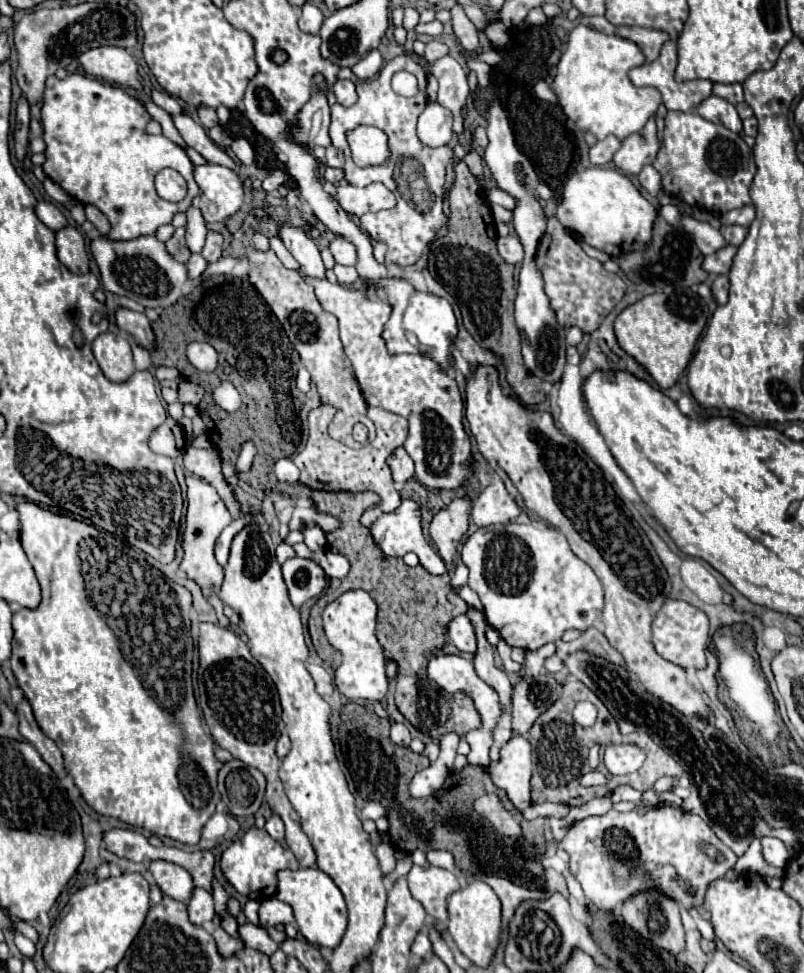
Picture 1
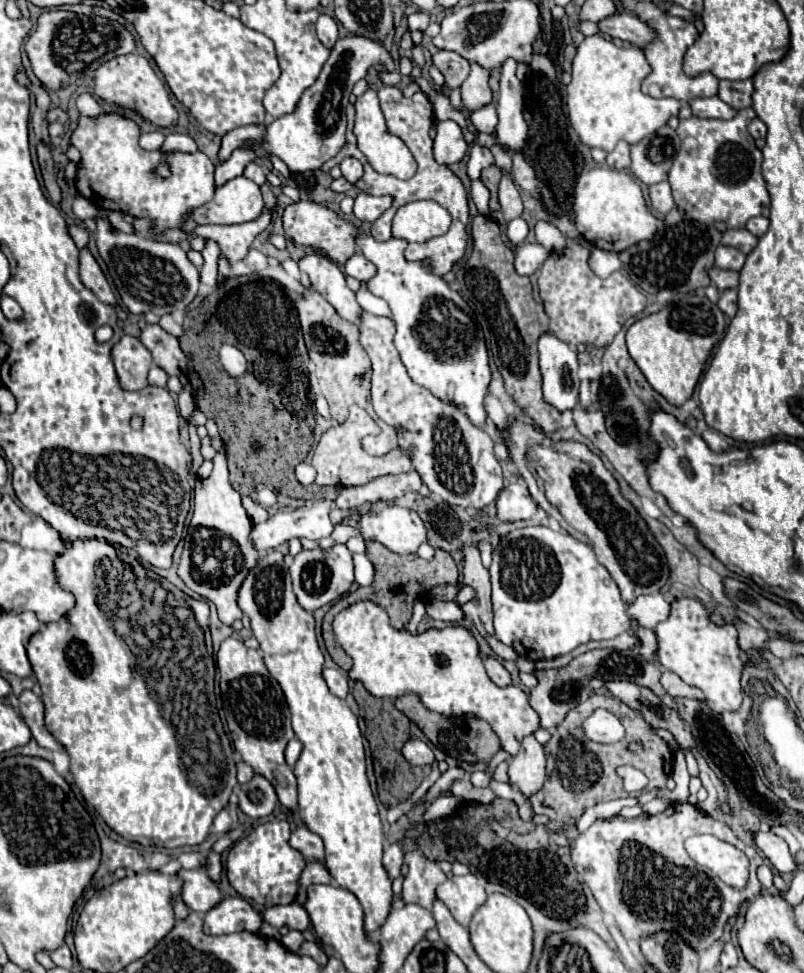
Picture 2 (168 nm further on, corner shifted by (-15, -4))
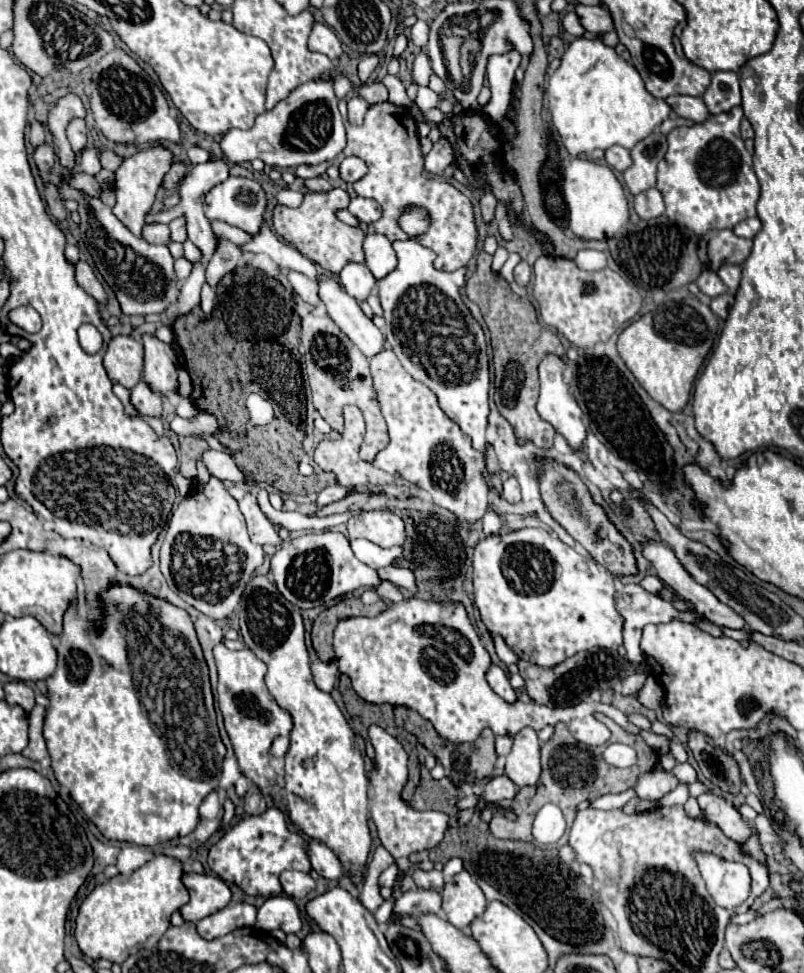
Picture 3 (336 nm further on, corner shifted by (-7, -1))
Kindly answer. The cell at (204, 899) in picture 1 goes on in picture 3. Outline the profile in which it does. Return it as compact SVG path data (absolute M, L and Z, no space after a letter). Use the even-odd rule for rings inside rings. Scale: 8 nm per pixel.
M237 902L237 904L227 904L219 912L199 920L197 932L205 940L213 940L219 936L225 936L233 930L245 928L245 926L255 926L257 920L257 908L247 904L247 902Z

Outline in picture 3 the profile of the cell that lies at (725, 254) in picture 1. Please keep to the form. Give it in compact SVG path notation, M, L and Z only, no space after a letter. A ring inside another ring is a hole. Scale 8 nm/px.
M703 268L703 272L699 274L697 284L699 284L701 292L705 292L705 294L711 296L711 298L727 292L727 286L723 284L723 280L719 280L717 272L711 272L711 270L707 270L707 268Z

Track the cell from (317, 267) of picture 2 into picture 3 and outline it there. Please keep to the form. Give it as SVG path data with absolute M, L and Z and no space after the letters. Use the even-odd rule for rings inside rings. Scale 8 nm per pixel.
M333 274L317 276L319 298L327 308L333 322L353 340L353 344L367 356L375 356L383 350L383 334L379 328L363 314L355 298L347 296Z

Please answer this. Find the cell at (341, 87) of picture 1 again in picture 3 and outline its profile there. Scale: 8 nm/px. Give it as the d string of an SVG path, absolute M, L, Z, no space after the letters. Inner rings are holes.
M353 96L353 98L347 102L347 108L349 108L349 122L351 122L351 124L361 124L361 122L363 122L363 116L365 116L365 112L367 112L367 108L369 108L369 104L367 104L363 98Z

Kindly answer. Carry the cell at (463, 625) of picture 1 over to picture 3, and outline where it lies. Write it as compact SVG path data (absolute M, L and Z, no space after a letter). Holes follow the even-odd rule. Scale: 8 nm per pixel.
M491 664L491 668L487 670L485 676L487 676L487 684L489 684L503 700L507 700L507 702L515 702L515 700L517 700L515 690L511 688L507 674L505 674L497 664Z

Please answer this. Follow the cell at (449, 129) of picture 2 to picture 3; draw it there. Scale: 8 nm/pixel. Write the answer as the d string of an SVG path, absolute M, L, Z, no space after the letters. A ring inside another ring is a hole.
M441 136L435 142L433 150L425 156L425 170L431 172L431 174L441 174L453 160L455 160L455 156L453 156L451 144L445 136Z

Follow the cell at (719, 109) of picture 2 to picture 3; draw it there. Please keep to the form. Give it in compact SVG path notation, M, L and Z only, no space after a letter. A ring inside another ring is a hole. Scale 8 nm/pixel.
M669 96L667 104L677 112L677 116L697 124L703 124L703 120L711 116L703 98L697 98L697 96Z

